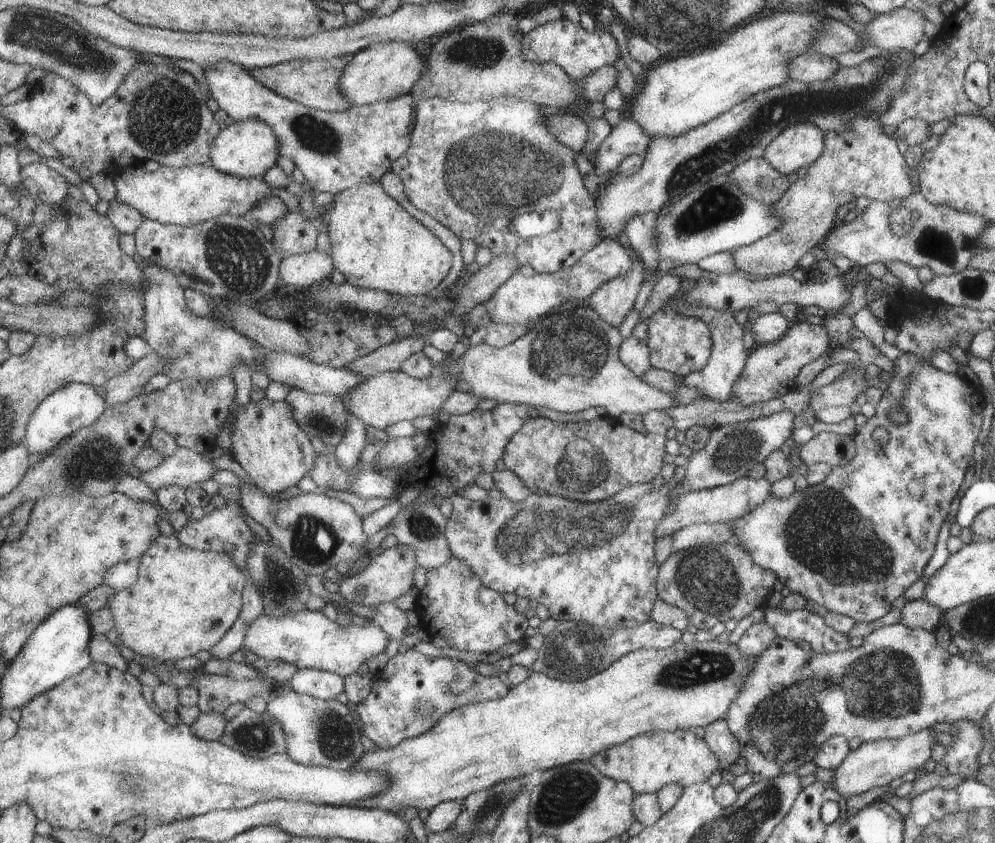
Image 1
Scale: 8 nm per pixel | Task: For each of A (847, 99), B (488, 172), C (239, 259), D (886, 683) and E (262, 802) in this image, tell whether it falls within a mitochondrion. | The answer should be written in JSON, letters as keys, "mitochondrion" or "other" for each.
{"A":"mitochondrion","B":"mitochondrion","C":"mitochondrion","D":"mitochondrion","E":"other"}

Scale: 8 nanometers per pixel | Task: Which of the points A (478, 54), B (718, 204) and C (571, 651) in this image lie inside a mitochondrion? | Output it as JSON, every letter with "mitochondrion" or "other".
{"A":"mitochondrion","B":"mitochondrion","C":"mitochondrion"}

